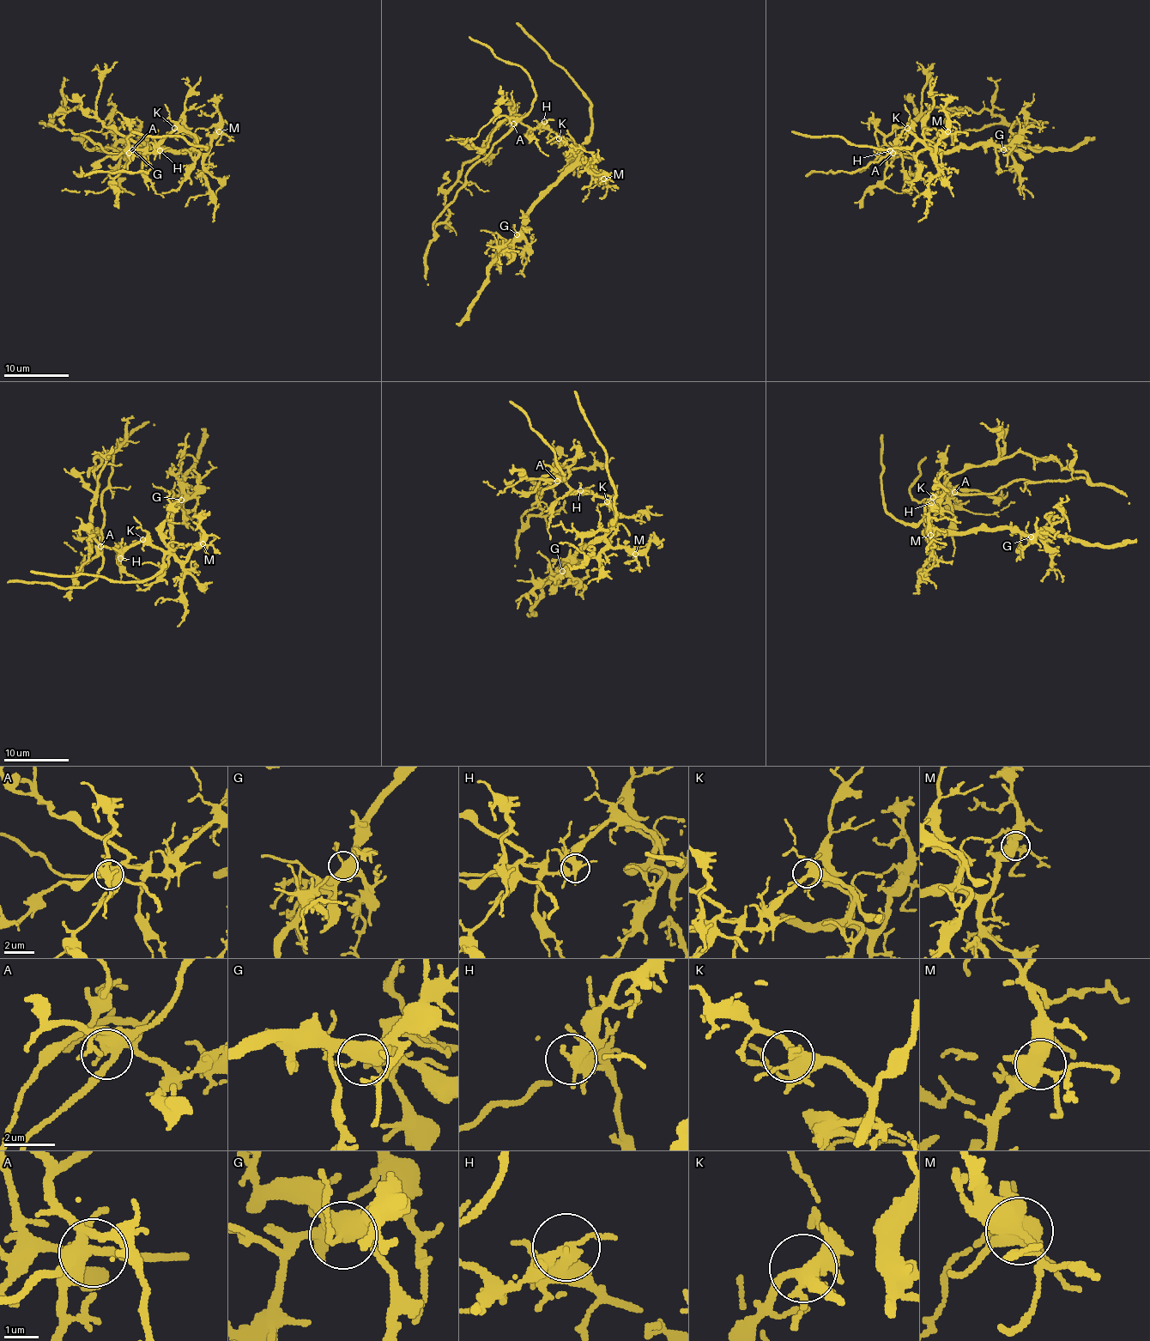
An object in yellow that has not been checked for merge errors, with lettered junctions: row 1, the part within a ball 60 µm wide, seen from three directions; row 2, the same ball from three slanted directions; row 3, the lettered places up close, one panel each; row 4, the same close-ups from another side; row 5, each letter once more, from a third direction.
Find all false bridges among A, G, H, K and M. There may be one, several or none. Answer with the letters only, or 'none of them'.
H

